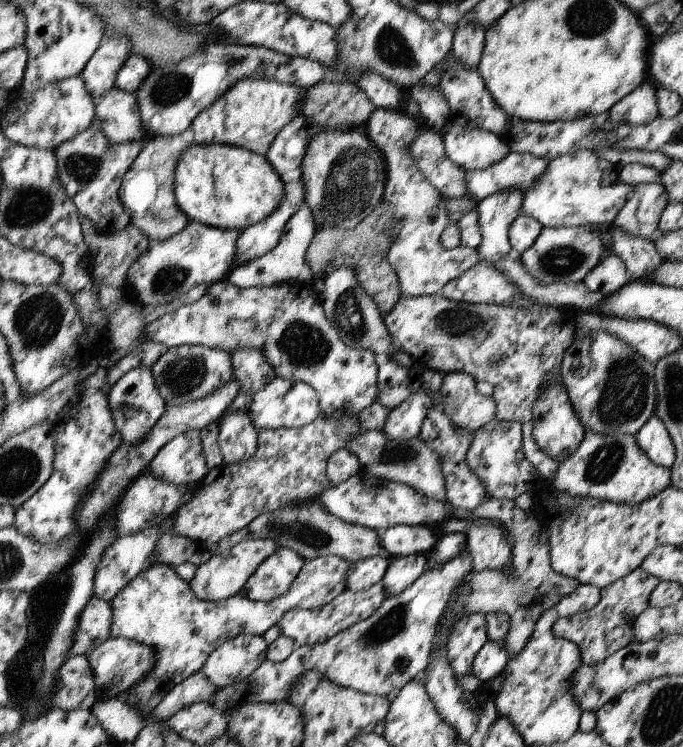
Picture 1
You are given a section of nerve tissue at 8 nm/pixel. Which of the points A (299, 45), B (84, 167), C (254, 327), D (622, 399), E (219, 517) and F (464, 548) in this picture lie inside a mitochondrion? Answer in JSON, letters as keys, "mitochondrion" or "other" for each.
{"A":"other","B":"mitochondrion","C":"mitochondrion","D":"mitochondrion","E":"other","F":"other"}

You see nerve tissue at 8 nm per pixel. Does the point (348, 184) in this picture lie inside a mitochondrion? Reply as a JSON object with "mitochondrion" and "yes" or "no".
{"mitochondrion":"yes"}

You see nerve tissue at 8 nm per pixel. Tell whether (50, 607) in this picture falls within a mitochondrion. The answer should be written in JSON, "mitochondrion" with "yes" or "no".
{"mitochondrion":"no"}

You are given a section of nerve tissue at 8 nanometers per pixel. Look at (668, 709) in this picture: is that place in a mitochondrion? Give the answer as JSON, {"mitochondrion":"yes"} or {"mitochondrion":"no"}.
{"mitochondrion":"yes"}

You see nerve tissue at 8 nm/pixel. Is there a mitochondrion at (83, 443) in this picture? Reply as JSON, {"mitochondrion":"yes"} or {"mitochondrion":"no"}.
{"mitochondrion":"no"}

